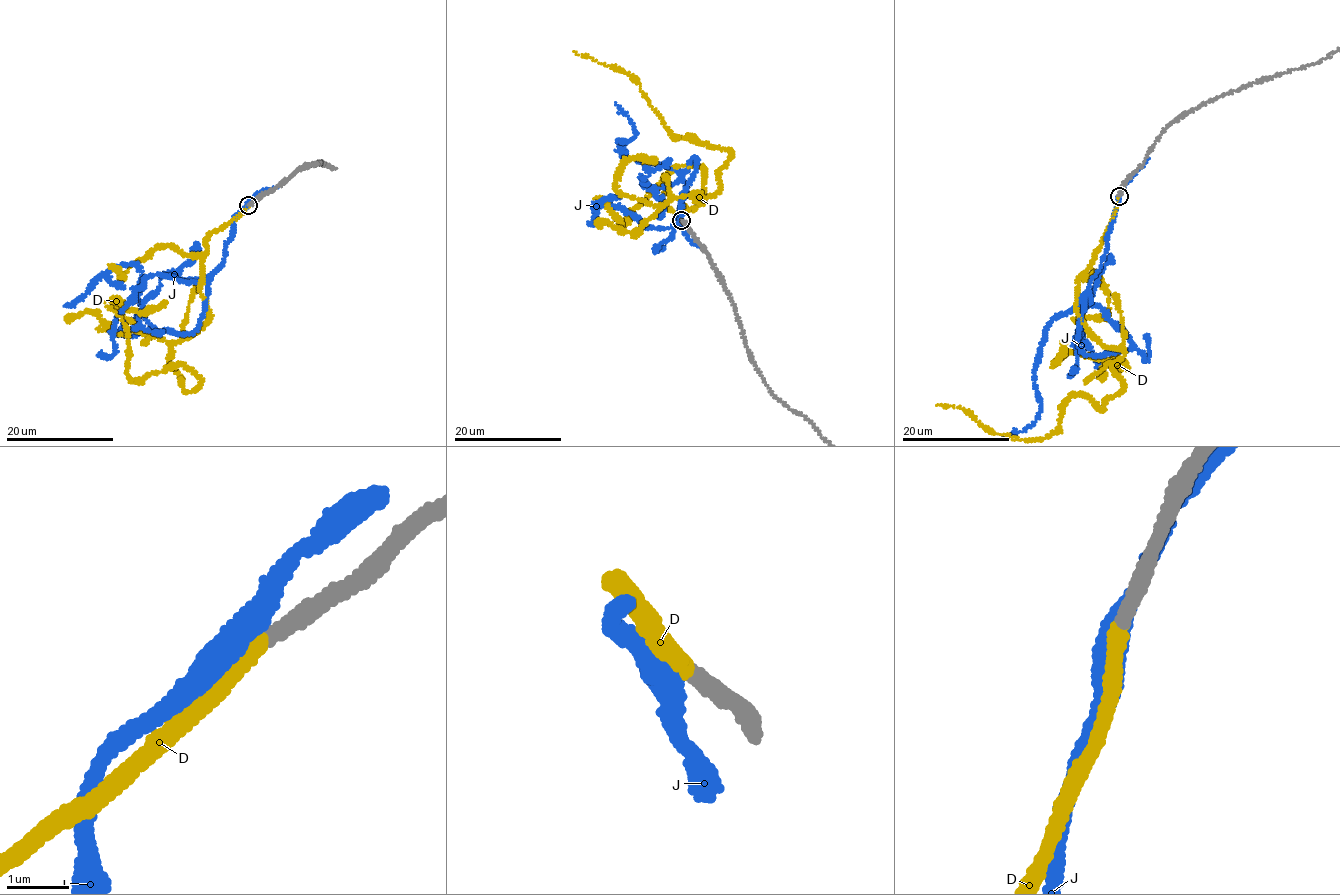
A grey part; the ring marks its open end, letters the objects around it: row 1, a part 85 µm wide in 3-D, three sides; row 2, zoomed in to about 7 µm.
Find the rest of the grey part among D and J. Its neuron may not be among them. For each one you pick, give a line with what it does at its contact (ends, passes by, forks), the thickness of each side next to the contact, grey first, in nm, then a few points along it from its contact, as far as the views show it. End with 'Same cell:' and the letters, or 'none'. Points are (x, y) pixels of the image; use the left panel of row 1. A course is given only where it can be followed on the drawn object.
D: it ends | 280/240 nm | via (248, 205), (208, 236), (209, 312), (172, 346), (191, 390), (173, 364), (130, 381), (102, 300)
Same cell: D

